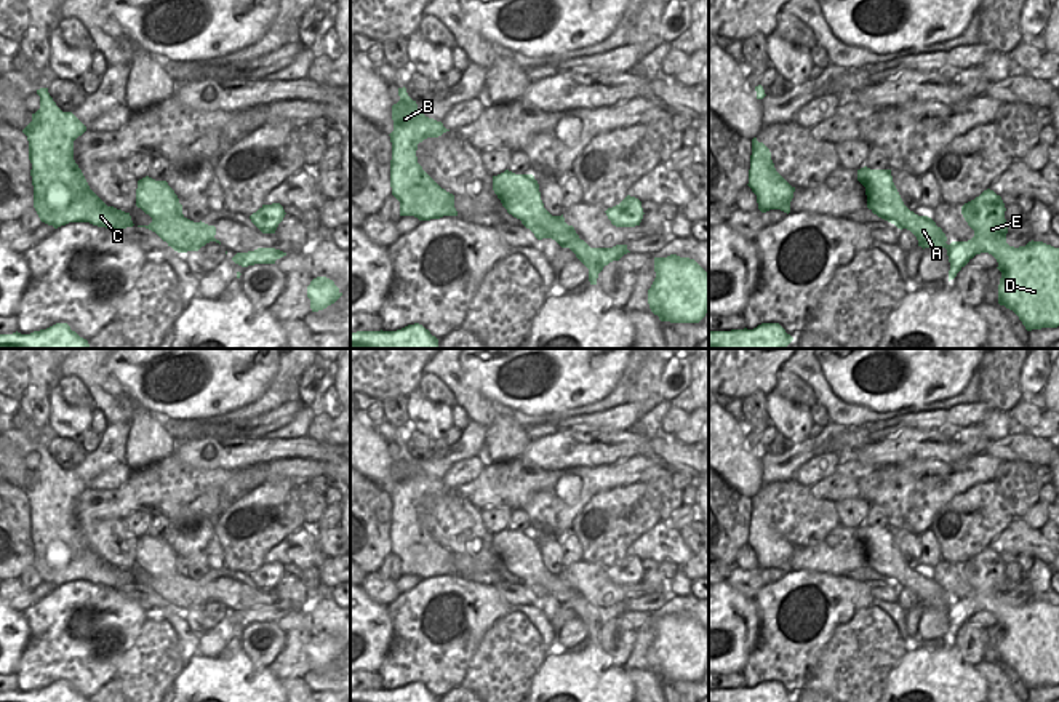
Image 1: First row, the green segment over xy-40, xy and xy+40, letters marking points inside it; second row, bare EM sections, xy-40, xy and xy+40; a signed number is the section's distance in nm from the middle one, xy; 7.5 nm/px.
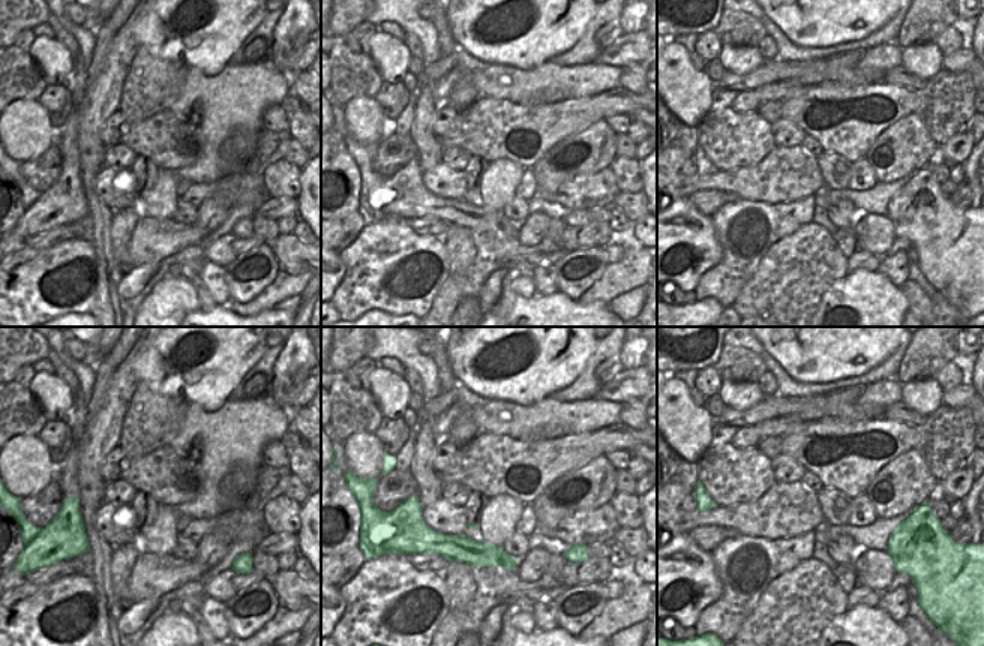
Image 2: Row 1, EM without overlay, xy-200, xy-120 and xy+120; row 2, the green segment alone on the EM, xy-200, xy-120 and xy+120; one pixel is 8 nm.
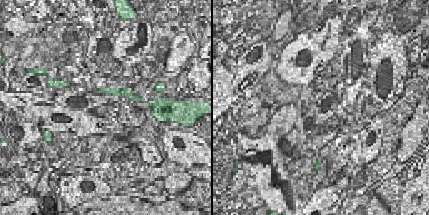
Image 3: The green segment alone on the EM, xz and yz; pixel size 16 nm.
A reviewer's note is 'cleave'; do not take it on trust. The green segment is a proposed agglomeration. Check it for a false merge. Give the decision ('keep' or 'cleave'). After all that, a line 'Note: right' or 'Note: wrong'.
cleave
Note: right

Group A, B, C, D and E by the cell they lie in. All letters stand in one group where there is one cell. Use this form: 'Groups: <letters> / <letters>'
Groups: A B C / D E.

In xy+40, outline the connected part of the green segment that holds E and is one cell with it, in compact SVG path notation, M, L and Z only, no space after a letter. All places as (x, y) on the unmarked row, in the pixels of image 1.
M987 547L961 564L961 572L974 588L968 600L947 603L934 596L921 606L945 606L950 628L949 640L981 611L992 612L1001 630L998 662L1013 668L1027 689L1059 684L1059 606L1043 600L1025 604L1006 601L1008 582L1005 561Z

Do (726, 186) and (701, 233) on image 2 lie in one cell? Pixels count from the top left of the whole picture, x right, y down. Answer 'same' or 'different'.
different

